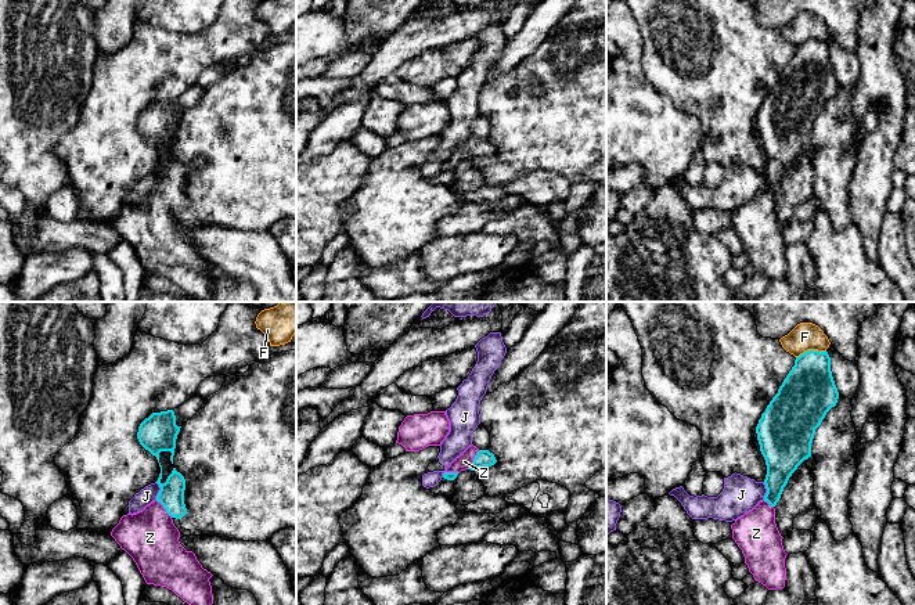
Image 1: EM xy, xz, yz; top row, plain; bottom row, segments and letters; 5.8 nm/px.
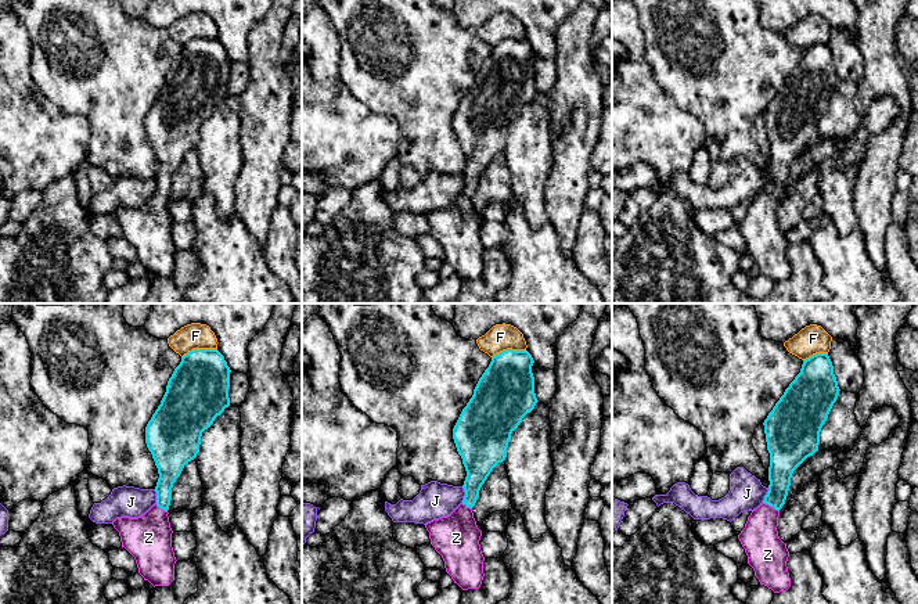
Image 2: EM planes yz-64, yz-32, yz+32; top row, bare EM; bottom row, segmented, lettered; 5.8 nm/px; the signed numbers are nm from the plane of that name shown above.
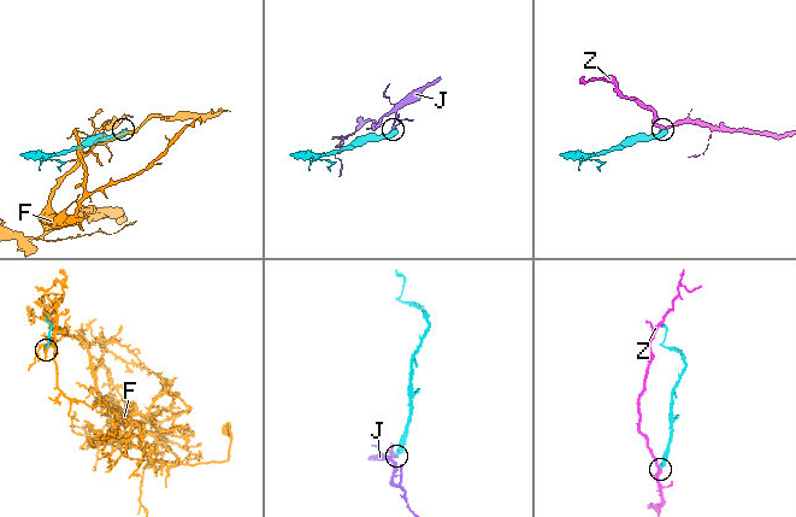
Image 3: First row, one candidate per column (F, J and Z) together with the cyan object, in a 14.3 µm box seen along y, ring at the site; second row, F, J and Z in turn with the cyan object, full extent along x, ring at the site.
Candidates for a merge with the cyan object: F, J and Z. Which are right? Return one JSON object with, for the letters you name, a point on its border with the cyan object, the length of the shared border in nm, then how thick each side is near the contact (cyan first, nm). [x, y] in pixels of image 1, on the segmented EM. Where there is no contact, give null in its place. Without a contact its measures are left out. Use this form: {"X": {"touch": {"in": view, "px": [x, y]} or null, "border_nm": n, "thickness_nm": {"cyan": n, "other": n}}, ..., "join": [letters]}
{"Z": {"touch": {"in": "xy", "px": [164, 507]}, "border_nm": 140, "thickness_nm": {"cyan": 150, "other": 320}}, "join": ["Z"]}

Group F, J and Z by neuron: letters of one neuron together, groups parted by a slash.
F / J / Z

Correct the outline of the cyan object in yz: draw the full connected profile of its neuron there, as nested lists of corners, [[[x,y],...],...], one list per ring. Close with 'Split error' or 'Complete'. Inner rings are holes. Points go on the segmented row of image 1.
[[[807,350],[795,360],[756,426],[765,460],[767,493],[752,511],[732,525],[732,539],[742,550],[754,580],[768,590],[785,587],[786,552],[775,523],[775,505],[792,473],[811,457],[815,429],[836,406],[839,392],[828,352]]]. Split error

